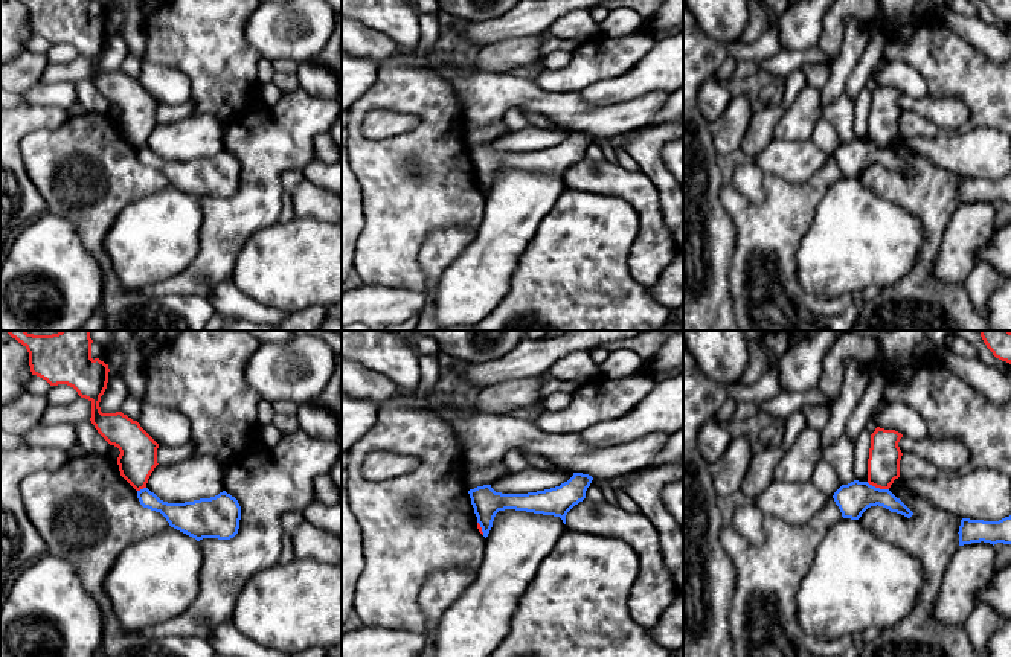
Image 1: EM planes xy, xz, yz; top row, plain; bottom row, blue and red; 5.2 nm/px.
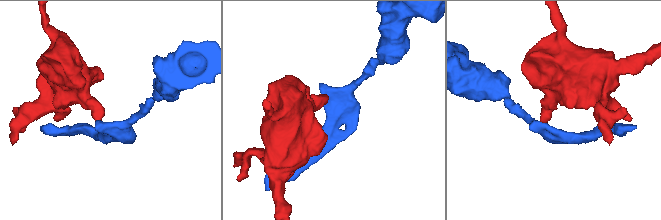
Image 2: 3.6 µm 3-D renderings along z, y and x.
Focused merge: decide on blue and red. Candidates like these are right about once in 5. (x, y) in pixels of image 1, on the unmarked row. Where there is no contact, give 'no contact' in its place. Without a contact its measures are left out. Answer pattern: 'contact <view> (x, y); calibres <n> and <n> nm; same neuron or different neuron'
contact yz (877, 147); calibres 170 and 180 nm; different neuron

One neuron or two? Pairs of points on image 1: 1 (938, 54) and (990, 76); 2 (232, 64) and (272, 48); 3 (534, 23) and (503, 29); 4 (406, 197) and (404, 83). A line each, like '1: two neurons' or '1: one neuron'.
1: one neuron
2: two neurons
3: one neuron
4: one neuron

